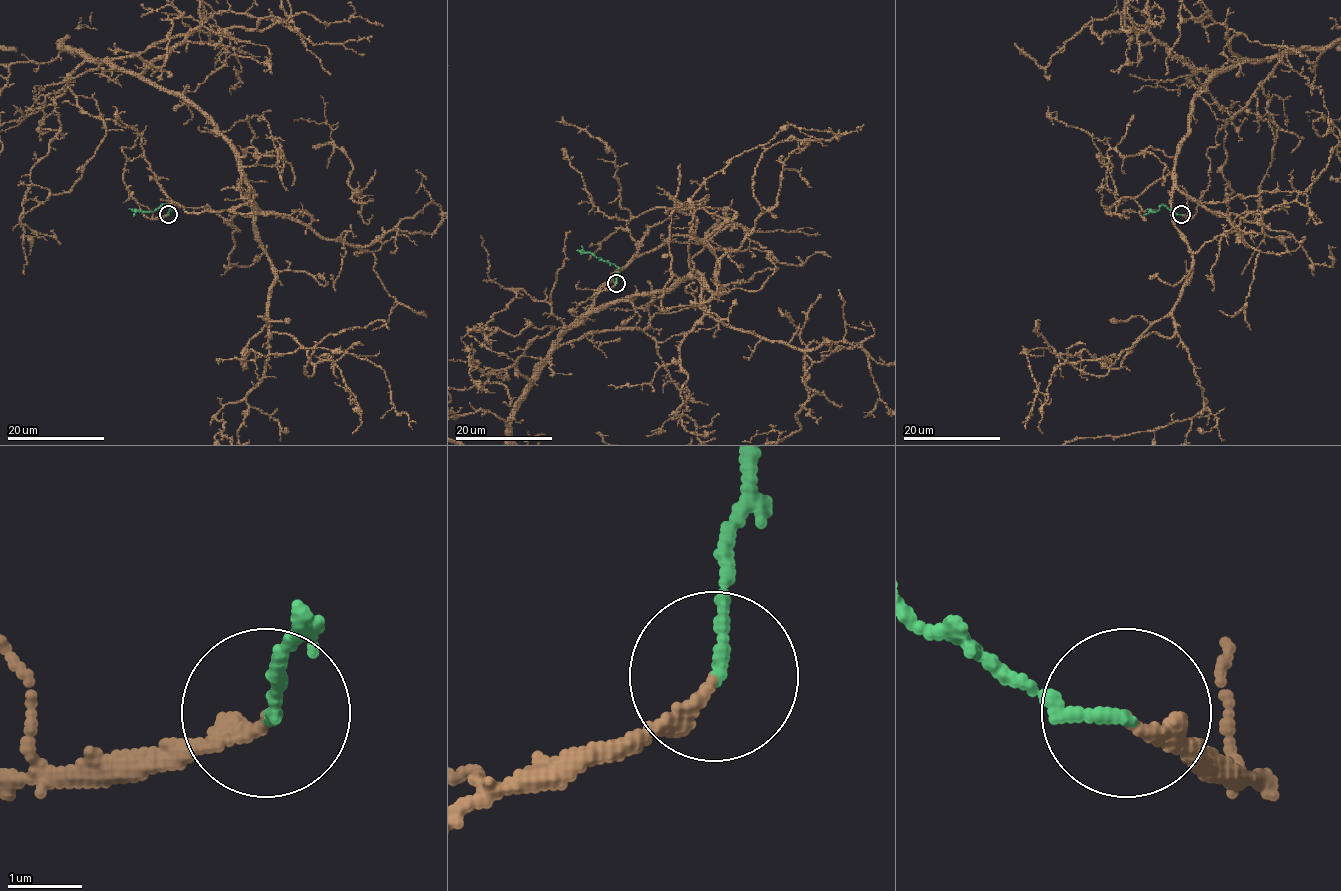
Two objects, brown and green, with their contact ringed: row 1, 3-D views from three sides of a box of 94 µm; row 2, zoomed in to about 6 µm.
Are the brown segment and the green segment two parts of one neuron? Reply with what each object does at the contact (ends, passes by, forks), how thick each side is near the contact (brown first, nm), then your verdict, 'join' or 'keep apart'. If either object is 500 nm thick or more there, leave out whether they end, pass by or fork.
brown ends | green ends | 170/160 nm | join

